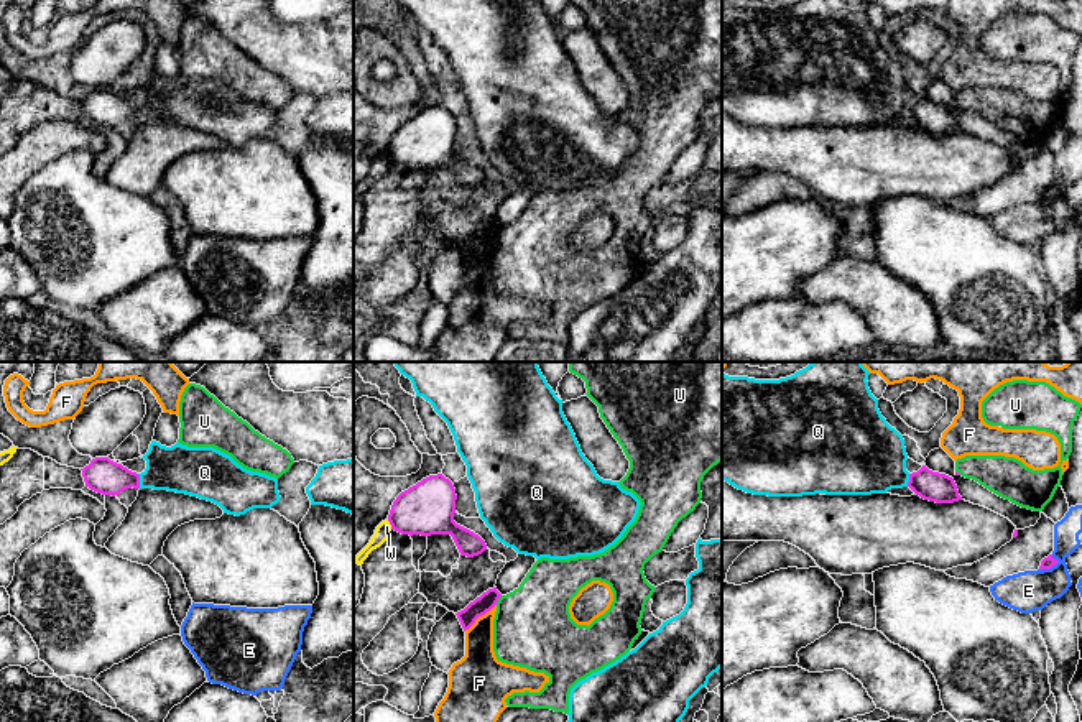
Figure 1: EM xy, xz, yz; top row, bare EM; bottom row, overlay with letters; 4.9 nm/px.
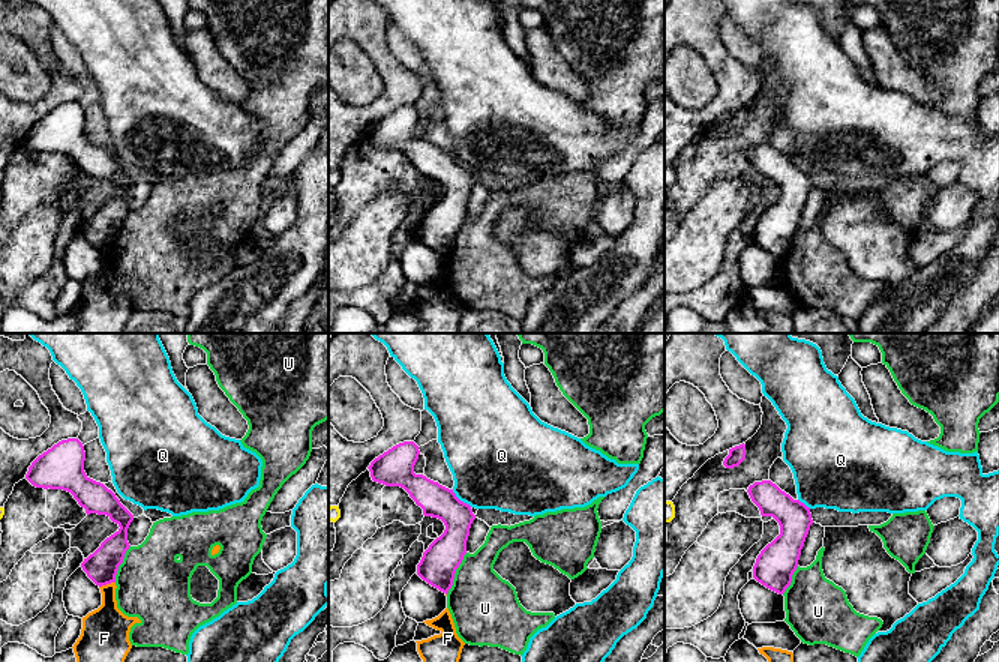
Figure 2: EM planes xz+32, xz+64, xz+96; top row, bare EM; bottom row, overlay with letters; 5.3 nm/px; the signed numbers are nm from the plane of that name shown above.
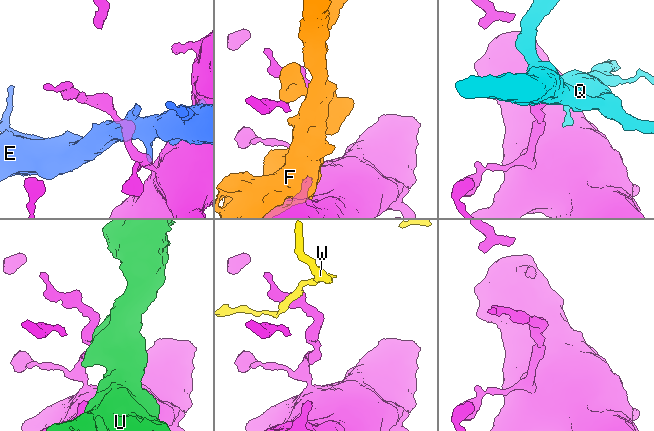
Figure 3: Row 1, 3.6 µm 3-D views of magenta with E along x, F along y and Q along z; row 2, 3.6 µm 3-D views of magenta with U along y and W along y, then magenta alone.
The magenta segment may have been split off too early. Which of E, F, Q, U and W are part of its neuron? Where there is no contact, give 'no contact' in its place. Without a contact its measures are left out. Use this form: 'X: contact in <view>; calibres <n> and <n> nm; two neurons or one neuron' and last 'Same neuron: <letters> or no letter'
E: contact in yz; calibres 60 and 200 nm; two neurons
F: contact in xz; calibres 90 and 180 nm; two neurons
Q: contact in xy; calibres 170 and 240 nm; two neurons
U: contact in xz; calibres 90 and 380 nm; two neurons
W: contact in xz; calibres 260 and 70 nm; two neurons
Same neuron: no letter

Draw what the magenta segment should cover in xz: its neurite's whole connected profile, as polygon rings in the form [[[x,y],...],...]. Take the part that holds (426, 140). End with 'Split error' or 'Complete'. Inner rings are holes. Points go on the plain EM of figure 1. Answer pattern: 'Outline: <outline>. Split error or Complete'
Outline: [[[442,105],[429,107],[396,128],[388,153],[391,161],[401,166],[451,166],[460,187],[479,187],[487,176],[454,153],[455,132],[455,120],[449,110]]]. Complete

